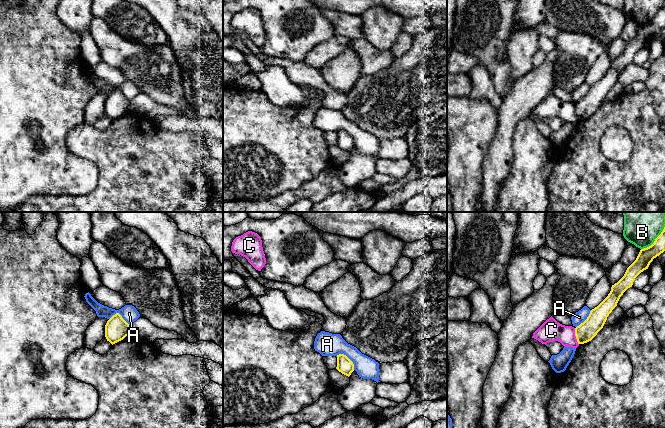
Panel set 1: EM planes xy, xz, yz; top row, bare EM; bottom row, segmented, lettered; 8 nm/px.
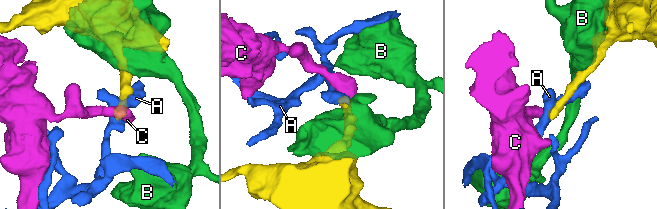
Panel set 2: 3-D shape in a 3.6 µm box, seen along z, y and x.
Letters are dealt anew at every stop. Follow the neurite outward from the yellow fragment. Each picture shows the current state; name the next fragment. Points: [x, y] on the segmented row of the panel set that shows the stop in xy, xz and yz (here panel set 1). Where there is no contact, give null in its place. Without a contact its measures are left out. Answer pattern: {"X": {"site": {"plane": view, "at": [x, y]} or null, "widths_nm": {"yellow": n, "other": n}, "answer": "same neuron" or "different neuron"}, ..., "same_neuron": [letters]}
{"A": {"site": {"plane": "xz", "at": [348, 358]}, "widths_nm": {"yellow": 130, "other": 190}, "answer": "different neuron"}, "B": {"site": {"plane": "yz", "at": [655, 240]}, "widths_nm": {"yellow": 120, "other": 340}, "answer": "different neuron"}, "C": {"site": {"plane": "yz", "at": [576, 336]}, "widths_nm": {"yellow": 160, "other": 170}, "answer": "different neuron"}, "same_neuron": []}

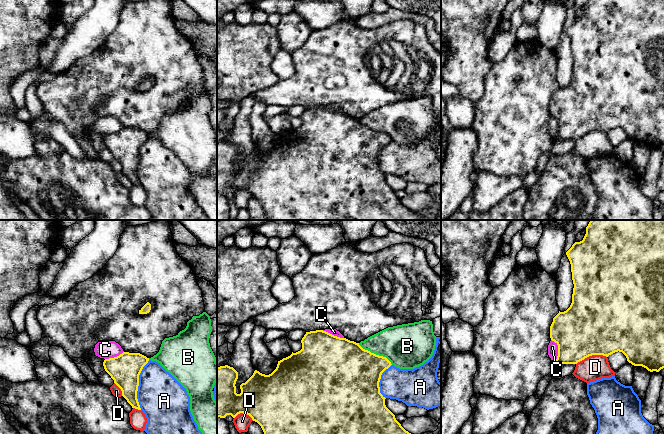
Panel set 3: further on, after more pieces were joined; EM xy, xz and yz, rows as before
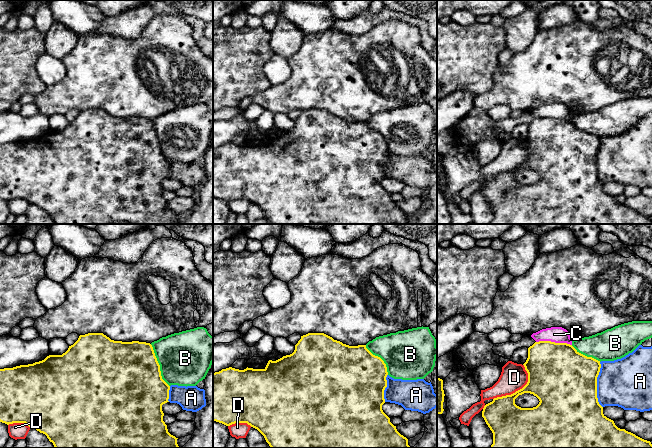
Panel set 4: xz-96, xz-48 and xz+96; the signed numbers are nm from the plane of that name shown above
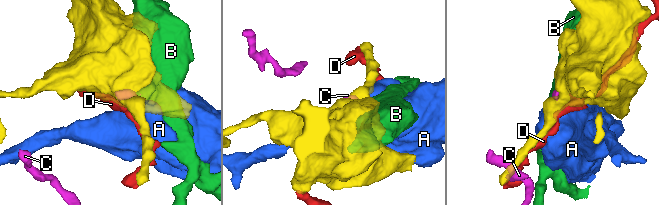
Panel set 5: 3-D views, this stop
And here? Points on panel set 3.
{"A": {"site": {"plane": "xy", "at": [138, 385]}, "widths_nm": {"yellow": 240, "other": 380}, "answer": "different neuron"}, "B": {"site": {"plane": "xz", "at": [375, 354]}, "widths_nm": {"yellow": 460, "other": 360}, "answer": "different neuron"}, "C": {"site": {"plane": "yz", "at": [558, 350]}, "widths_nm": {"yellow": 420, "other": 80}, "answer": "different neuron"}, "D": {"site": {"plane": "yz", "at": [591, 355]}, "widths_nm": {"yellow": 500, "other": 200}, "answer": "different neuron"}, "same_neuron": []}

